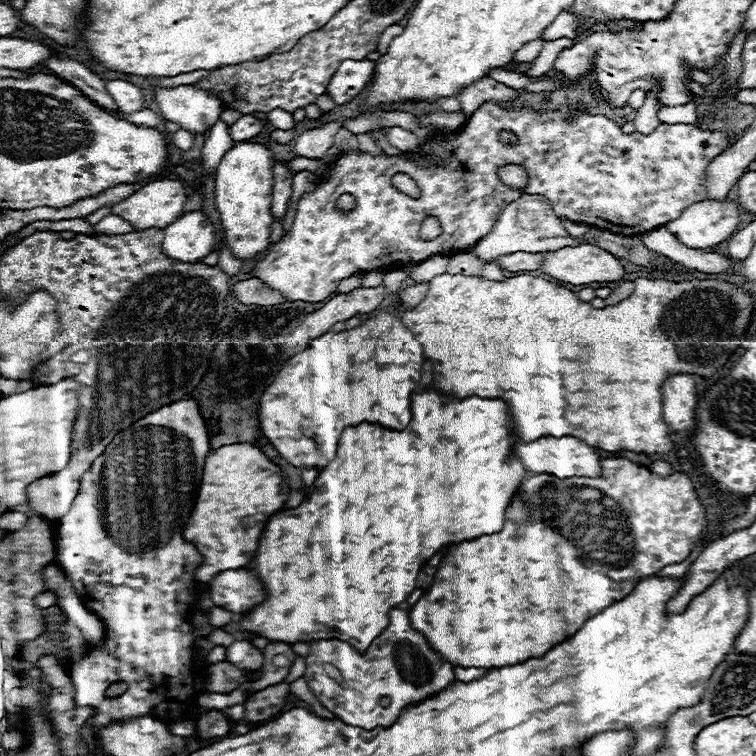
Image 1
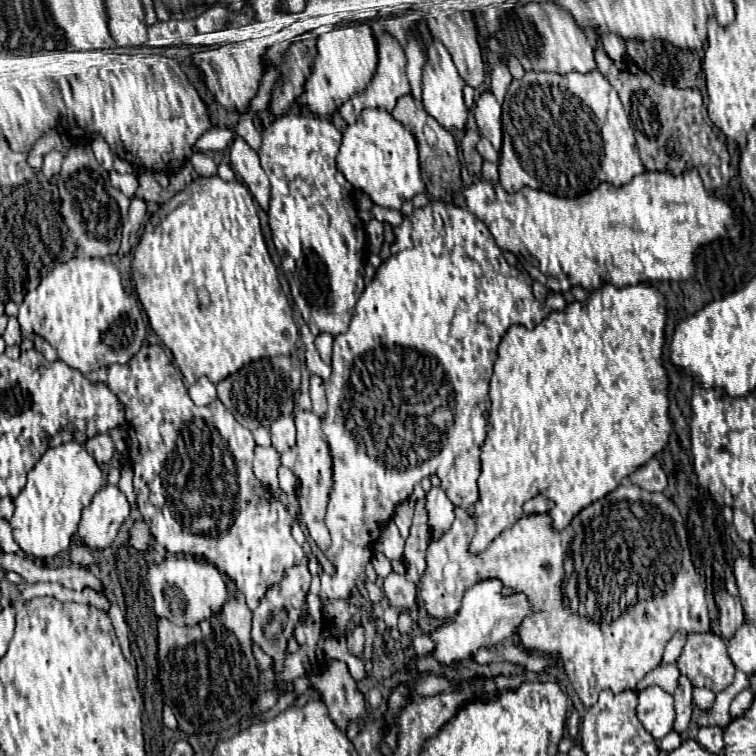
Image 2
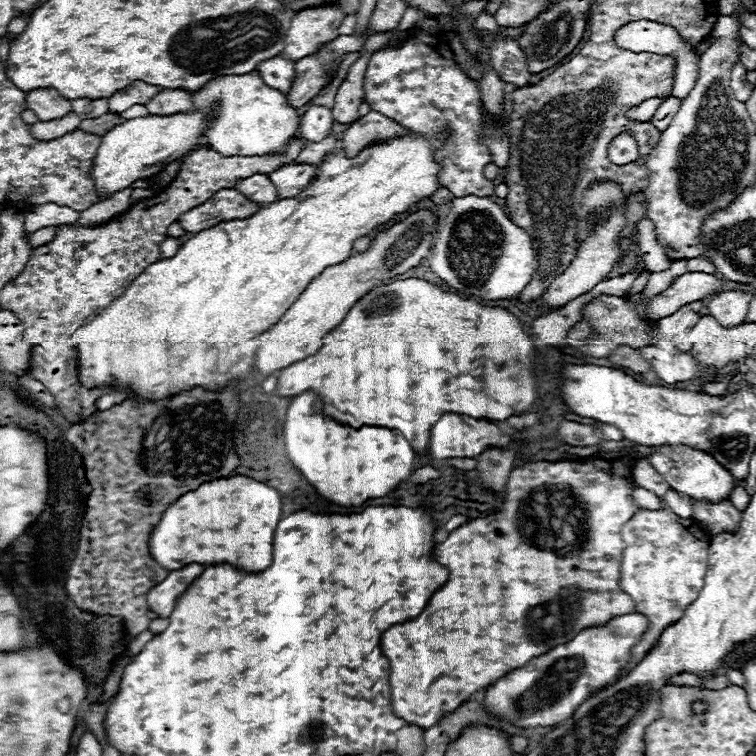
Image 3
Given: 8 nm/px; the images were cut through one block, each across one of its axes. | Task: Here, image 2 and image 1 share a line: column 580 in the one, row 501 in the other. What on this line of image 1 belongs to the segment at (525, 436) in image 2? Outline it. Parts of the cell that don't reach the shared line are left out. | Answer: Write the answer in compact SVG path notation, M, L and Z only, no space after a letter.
M426 390L426 392L414 392L412 394L412 422L406 426L406 430L386 430L378 424L362 422L358 426L346 428L340 436L340 444L336 450L334 460L320 472L320 476L314 480L312 488L304 496L302 504L296 508L282 508L276 514L266 520L266 526L258 540L258 550L254 556L254 570L266 590L266 598L262 604L254 606L250 612L244 614L240 620L240 630L258 634L270 642L286 642L286 644L298 644L298 642L314 642L314 640L328 640L328 638L340 638L342 642L348 642L358 652L366 652L368 646L376 636L380 636L390 622L390 612L402 604L408 594L416 588L416 578L420 568L442 548L450 544L460 544L464 540L474 540L484 534L494 534L502 530L504 524L504 512L510 504L510 498L518 490L524 478L530 476L530 472L522 466L522 462L514 454L514 442L520 440L512 432L512 420L508 404L502 400L490 400L490 398L478 398L472 396L468 400L456 402L456 398L446 398L442 392Z

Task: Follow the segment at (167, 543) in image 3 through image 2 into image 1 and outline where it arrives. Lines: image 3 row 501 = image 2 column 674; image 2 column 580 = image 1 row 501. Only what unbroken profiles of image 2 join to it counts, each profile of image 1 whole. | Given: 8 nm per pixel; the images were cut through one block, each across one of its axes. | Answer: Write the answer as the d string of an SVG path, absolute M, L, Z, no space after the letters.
M230 444L212 450L204 464L196 508L182 530L182 536L196 544L198 552L204 556L204 562L196 568L194 578L208 584L218 572L250 566L264 520L284 508L288 492L290 488L284 472L256 446Z

